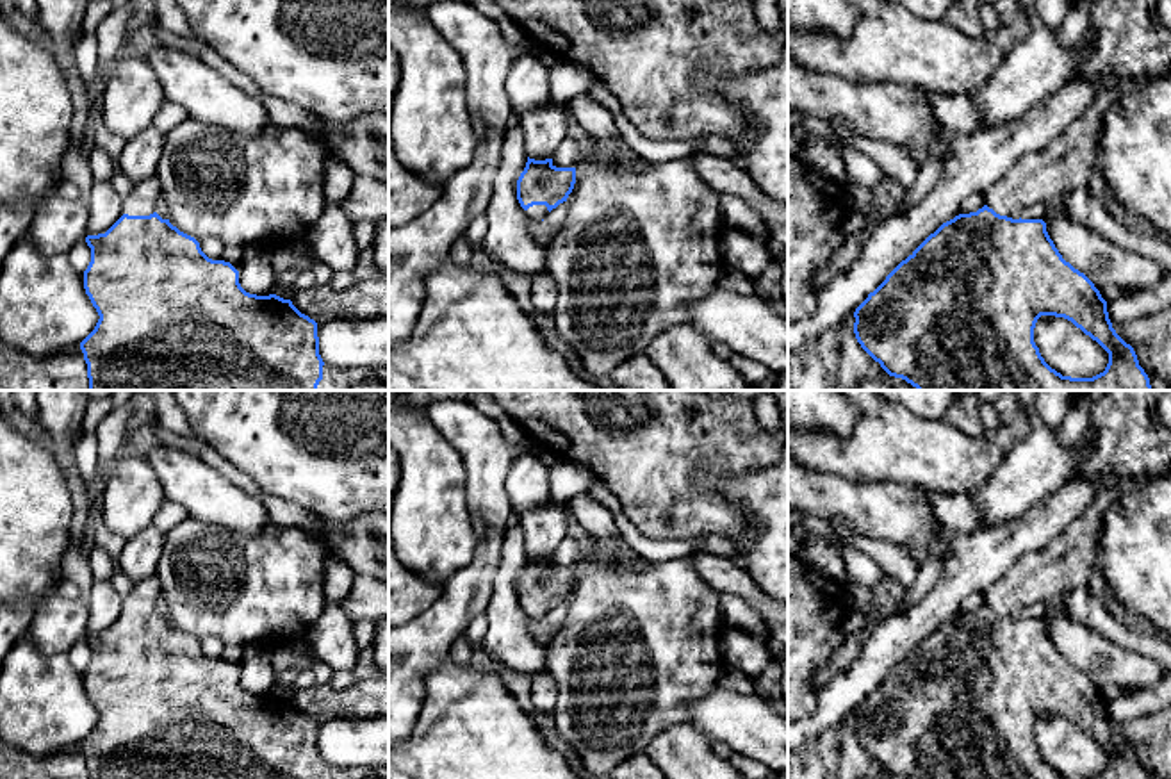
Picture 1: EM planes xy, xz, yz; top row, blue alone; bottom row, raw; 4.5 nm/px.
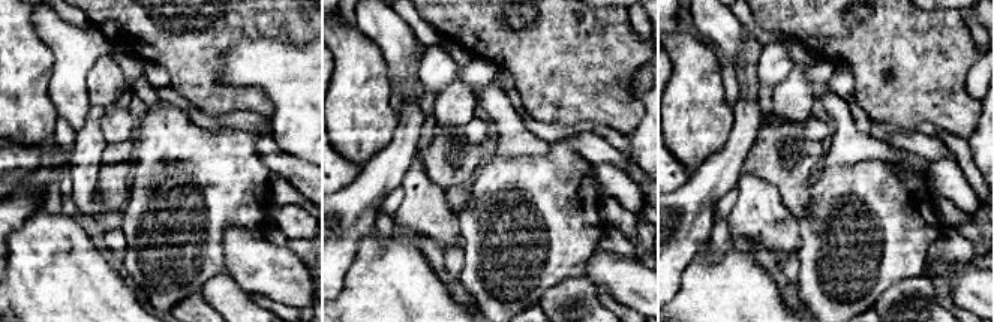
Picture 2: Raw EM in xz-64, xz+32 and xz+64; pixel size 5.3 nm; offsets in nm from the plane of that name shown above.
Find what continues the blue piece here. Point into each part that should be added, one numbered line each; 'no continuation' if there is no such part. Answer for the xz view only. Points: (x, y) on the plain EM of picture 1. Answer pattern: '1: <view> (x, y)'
1: xz (537, 612)

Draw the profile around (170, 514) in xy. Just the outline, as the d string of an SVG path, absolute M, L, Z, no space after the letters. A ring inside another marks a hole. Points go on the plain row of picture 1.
M166 499L164 504L153 515L151 526L155 526L162 535L166 535L187 517L189 515L176 503Z

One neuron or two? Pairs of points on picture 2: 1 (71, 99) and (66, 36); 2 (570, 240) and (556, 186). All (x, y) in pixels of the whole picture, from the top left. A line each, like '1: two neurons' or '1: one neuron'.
1: one neuron
2: one neuron

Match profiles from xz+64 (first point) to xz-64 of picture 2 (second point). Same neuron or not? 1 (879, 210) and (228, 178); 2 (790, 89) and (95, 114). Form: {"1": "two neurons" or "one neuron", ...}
{"1": "one neuron", "2": "two neurons"}

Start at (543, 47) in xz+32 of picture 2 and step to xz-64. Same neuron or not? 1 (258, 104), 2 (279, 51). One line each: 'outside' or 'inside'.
1: inside
2: outside

